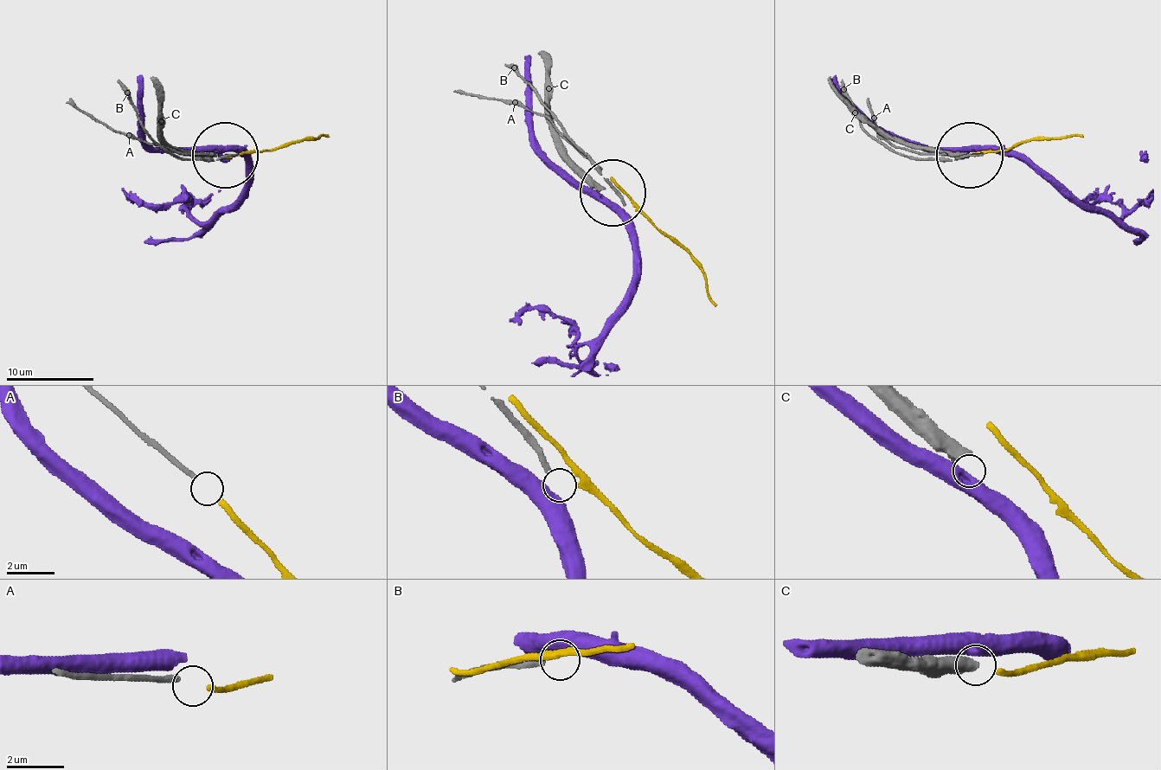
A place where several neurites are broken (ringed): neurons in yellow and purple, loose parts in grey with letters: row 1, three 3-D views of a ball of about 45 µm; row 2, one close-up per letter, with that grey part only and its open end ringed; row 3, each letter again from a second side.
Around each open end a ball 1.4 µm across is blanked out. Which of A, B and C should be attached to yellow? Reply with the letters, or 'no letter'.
A

